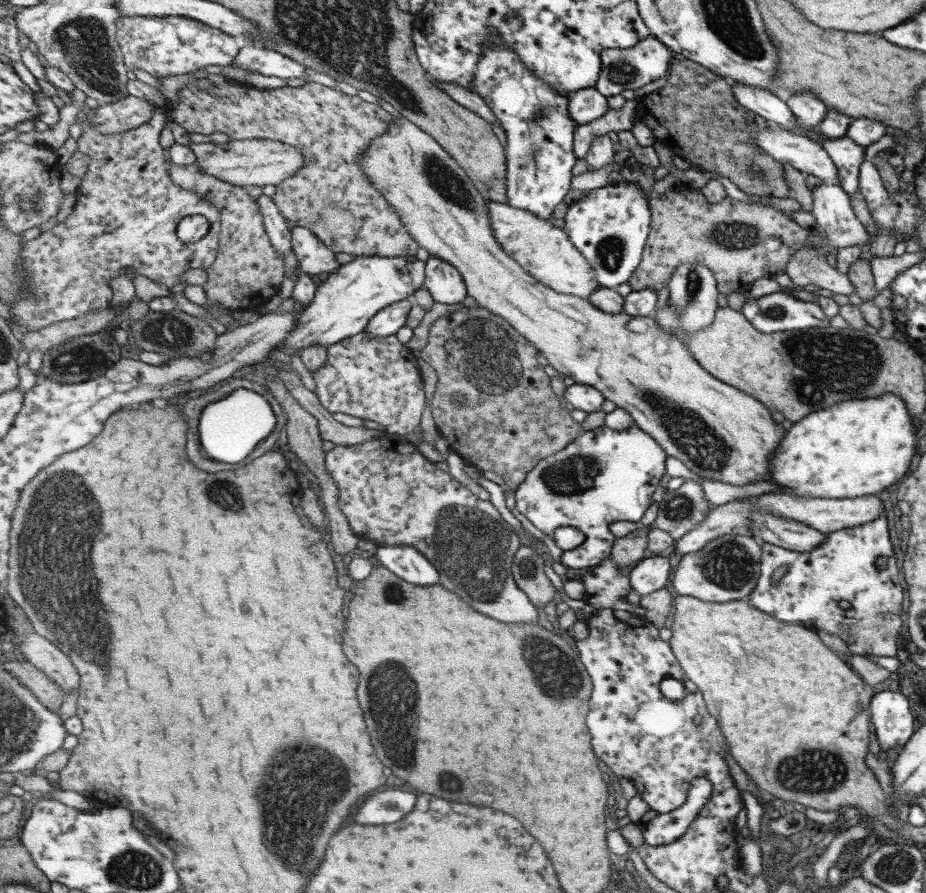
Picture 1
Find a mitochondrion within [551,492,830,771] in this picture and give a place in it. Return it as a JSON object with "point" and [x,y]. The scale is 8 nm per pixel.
{"point":[729,566]}

